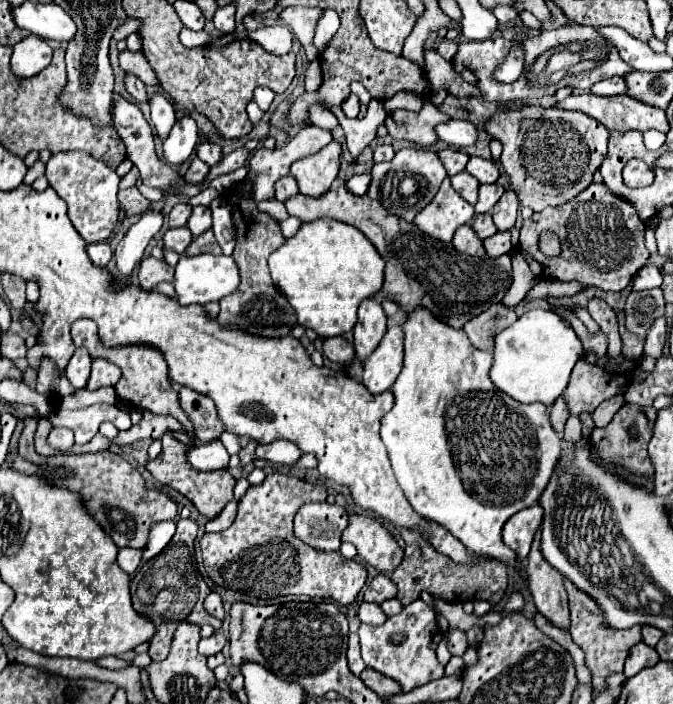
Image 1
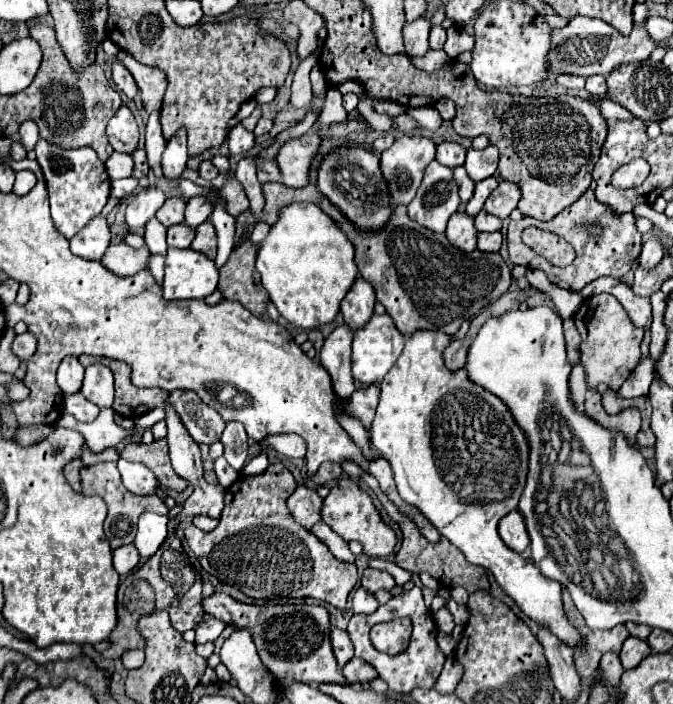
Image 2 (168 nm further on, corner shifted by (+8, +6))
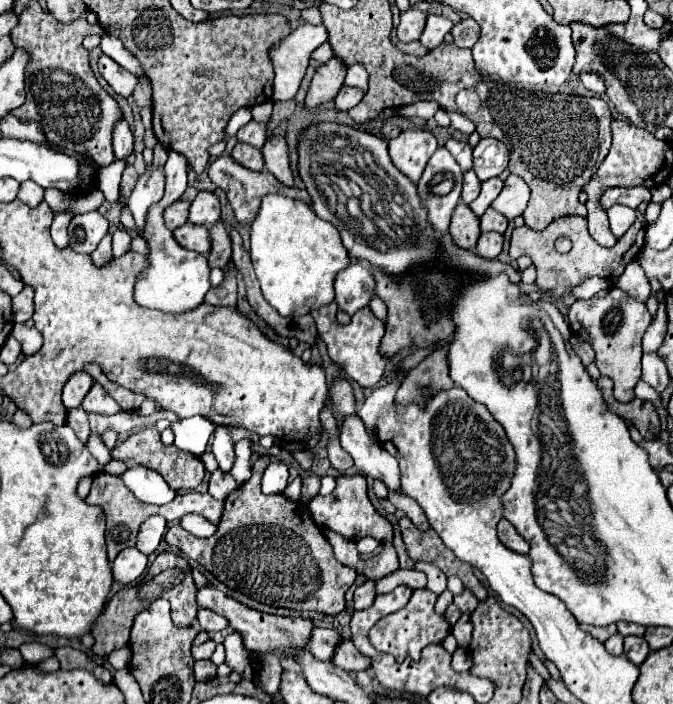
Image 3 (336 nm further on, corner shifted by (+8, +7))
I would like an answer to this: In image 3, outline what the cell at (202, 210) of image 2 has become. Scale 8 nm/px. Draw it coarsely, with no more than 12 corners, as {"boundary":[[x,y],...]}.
{"boundary":[[198,192],[190,222],[212,226],[220,220],[220,200]]}

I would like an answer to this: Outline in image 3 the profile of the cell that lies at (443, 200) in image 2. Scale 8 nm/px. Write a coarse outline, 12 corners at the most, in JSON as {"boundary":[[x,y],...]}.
{"boundary":[[446,148],[428,160],[418,196],[440,234],[460,200],[462,170]]}

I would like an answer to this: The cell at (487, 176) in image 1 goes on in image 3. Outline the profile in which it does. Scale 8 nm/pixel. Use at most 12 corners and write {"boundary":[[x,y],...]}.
{"boundary":[[496,138],[474,148],[474,172],[484,182],[508,166],[508,148]]}

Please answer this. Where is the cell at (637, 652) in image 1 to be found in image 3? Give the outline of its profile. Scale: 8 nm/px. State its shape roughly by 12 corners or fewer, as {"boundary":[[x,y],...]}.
{"boundary":[[642,636],[624,638],[624,654],[636,666],[650,654]]}

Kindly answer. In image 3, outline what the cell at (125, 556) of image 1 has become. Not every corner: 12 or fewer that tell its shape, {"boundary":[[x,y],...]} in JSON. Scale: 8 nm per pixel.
{"boundary":[[126,548],[112,562],[114,580],[132,584],[148,558]]}

